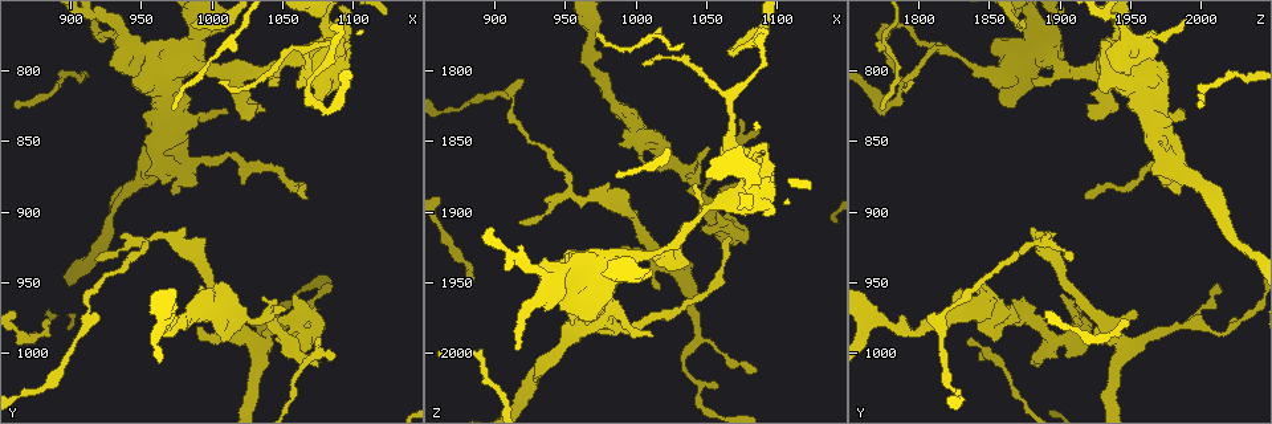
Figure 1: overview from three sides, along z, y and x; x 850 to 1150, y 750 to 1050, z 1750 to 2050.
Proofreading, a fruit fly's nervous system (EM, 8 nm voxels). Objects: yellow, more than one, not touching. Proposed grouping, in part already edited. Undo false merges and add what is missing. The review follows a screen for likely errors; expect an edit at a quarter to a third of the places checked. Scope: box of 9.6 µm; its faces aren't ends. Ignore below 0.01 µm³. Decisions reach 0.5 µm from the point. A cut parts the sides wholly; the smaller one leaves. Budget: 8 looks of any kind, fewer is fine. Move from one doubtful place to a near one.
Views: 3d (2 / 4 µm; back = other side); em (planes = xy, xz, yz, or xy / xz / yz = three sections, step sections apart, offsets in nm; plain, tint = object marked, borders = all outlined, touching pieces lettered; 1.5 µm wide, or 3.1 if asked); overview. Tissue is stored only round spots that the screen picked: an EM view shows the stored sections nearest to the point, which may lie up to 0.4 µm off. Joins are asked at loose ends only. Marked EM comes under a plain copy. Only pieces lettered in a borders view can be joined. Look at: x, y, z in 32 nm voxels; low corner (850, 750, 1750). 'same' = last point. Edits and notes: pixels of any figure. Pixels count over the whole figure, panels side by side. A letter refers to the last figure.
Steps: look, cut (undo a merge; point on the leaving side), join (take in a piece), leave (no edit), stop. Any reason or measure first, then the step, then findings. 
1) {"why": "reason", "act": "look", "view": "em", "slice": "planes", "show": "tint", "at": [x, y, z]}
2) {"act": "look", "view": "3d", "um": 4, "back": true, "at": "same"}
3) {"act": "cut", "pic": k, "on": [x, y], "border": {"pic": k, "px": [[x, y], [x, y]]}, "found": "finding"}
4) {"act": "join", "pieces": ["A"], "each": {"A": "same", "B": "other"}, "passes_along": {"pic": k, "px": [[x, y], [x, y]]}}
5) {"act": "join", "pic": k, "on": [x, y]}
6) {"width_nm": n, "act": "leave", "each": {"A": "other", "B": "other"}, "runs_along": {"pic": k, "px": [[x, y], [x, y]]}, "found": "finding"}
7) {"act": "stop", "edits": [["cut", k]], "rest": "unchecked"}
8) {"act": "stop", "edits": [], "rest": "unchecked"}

{"why": "an open end", "act": "look", "view": "em", "slice": "planes", "show": "tint", "at": [1058, 958, 1902]}

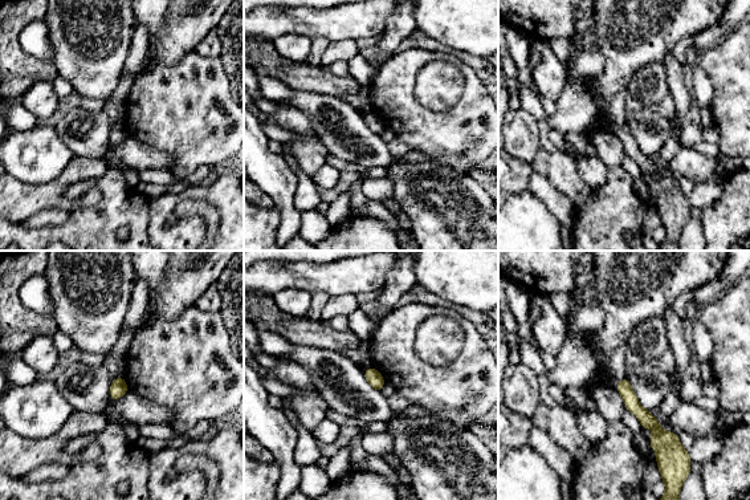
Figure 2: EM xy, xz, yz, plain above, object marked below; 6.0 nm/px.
{"act": "look", "view": "em", "slice": "planes", "show": "borders", "at": "same"}

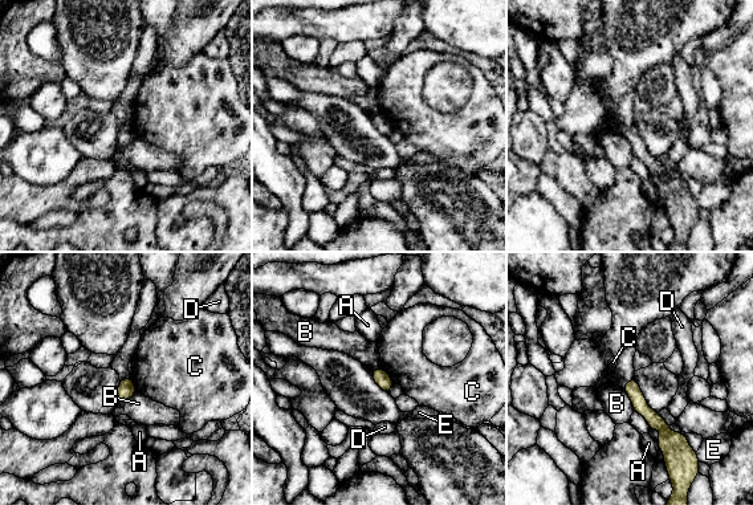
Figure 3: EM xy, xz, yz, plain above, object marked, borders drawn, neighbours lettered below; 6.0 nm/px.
{"act": "leave", "each": {"A": "other", "B": "other", "C": "other", "D": "other", "E": "other"}, "border": {"pic": 3, "px": [[130, 378], [137, 391]]}, "found": "no lettered piece goes on from it"}

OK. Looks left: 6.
{"why": "an open end", "act": "look", "view": "em", "slice": "xy", "step": 8, "show": "borders", "at": [1086, 954, 2014]}

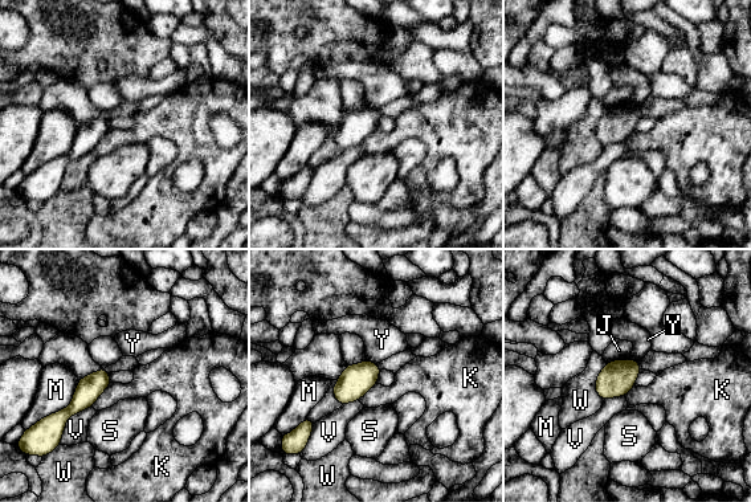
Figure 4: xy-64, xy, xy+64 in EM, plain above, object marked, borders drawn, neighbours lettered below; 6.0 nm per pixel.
{"act": "leave", "each": {"J": "other", "K": "other", "M": "other", "S": "other", "V": "other", "W": "other", "Y": "other"}, "border": {"pic": 4, "px": [[628, 358], [607, 363]]}, "found": "none of them fits"}

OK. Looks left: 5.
{"why": "thin neck", "act": "look", "view": "em", "slice": "yz", "step": 4, "show": "tint", "at": [904, 992, 1816]}

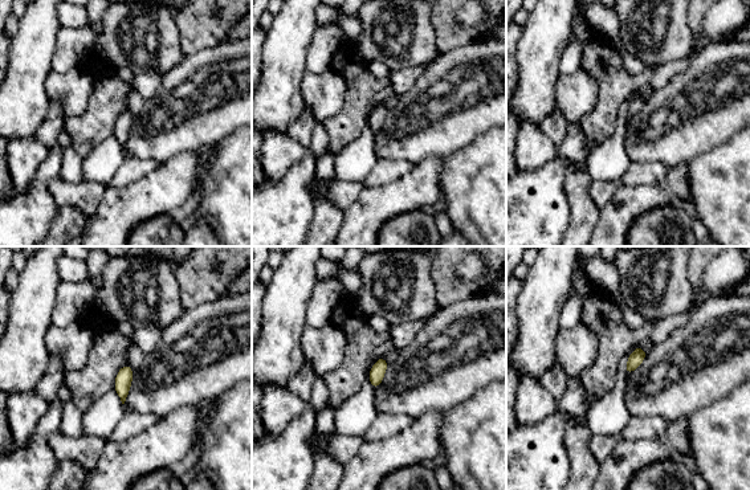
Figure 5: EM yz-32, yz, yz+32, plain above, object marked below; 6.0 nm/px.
{"why": "another direction", "act": "look", "view": "em", "slice": "xy", "step": 4, "show": "borders", "at": "same"}

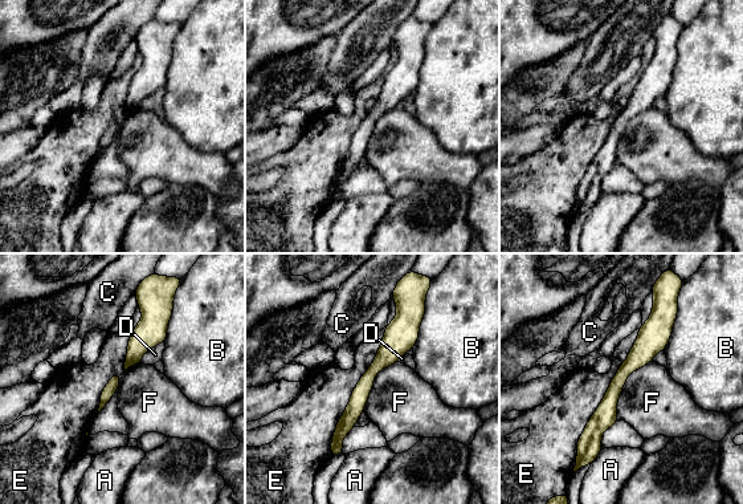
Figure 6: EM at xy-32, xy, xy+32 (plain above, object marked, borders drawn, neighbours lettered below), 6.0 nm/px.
{"width_nm": 70, "act": "leave", "each": {"A": "other", "B": "other", "C": "other", "D": "other", "E": "other", "F": "other"}, "border": {"pic": 6, "px": [[652, 360], [627, 377], [616, 419]]}, "found": "all the same neuron"}

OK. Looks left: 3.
{"why": "three-way junction", "act": "look", "view": "em", "slice": "planes", "show": "borders", "at": [968, 978, 1770]}

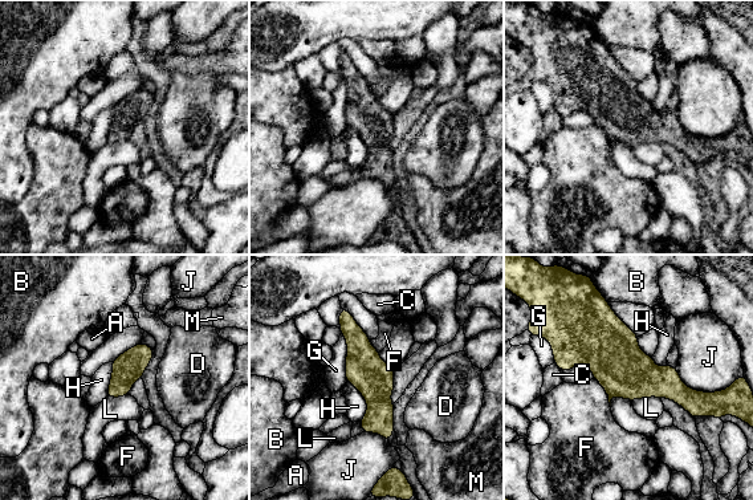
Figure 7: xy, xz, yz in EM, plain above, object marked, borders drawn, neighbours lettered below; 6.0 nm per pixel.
{"width_nm": 180, "act": "leave", "each": {"A": "other", "B": "other", "C": "other", "D": "other", "F": "other", "G": "other", "H": "other", "J": "other", "L": "other", "M": "other"}, "runs_along": {"pic": 7, "px": [[557, 354], [709, 397]]}, "found": "one neuron here"}

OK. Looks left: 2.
{"act": "stop", "edits": [], "rest": "unchecked"}

